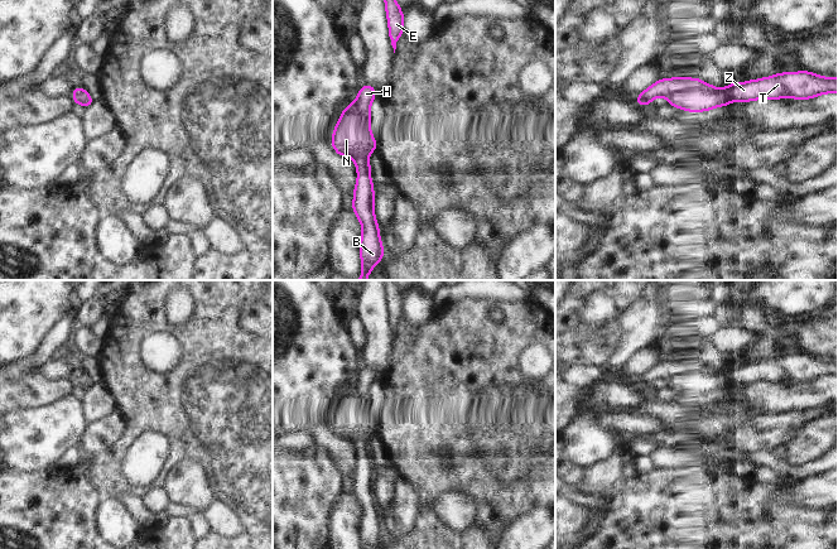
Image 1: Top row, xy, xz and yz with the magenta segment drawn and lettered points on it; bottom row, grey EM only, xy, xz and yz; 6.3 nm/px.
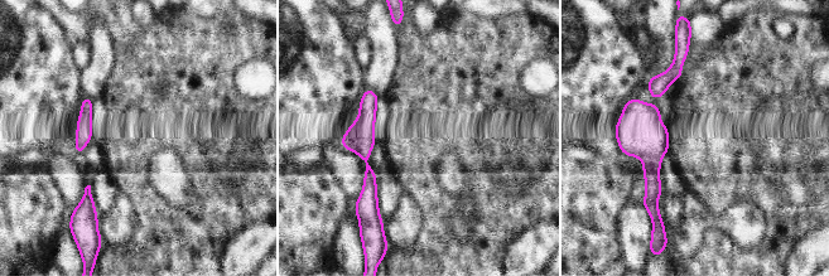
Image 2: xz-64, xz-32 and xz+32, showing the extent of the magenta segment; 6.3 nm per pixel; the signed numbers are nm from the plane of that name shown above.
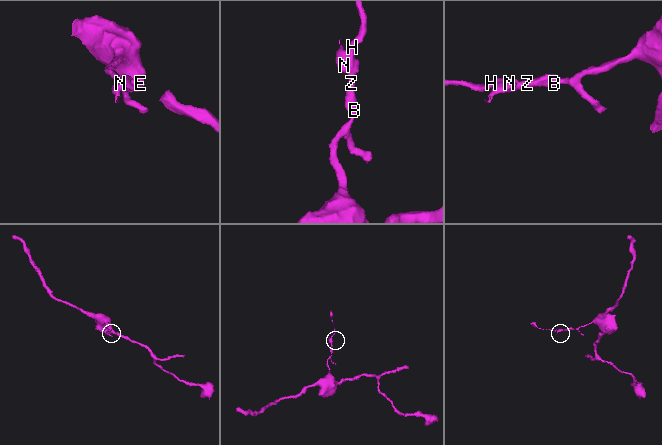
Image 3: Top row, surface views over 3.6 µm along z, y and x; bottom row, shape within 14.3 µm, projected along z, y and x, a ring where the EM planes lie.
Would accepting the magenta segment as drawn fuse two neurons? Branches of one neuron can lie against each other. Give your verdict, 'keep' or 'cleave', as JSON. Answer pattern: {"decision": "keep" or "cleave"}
{"decision": "cleave"}

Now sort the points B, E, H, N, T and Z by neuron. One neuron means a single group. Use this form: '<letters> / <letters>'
B E H T Z / N

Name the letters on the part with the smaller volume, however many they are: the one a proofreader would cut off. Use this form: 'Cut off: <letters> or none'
Cut off: N

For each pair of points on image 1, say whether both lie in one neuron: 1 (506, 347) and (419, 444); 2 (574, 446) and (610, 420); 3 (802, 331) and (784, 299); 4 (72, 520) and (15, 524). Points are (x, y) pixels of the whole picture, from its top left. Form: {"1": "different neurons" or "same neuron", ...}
{"1": "same neuron", "2": "different neurons", "3": "different neurons", "4": "same neuron"}

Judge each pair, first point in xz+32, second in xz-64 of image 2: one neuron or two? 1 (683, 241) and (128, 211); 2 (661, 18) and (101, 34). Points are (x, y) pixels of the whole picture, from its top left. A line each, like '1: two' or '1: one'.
1: one
2: one

